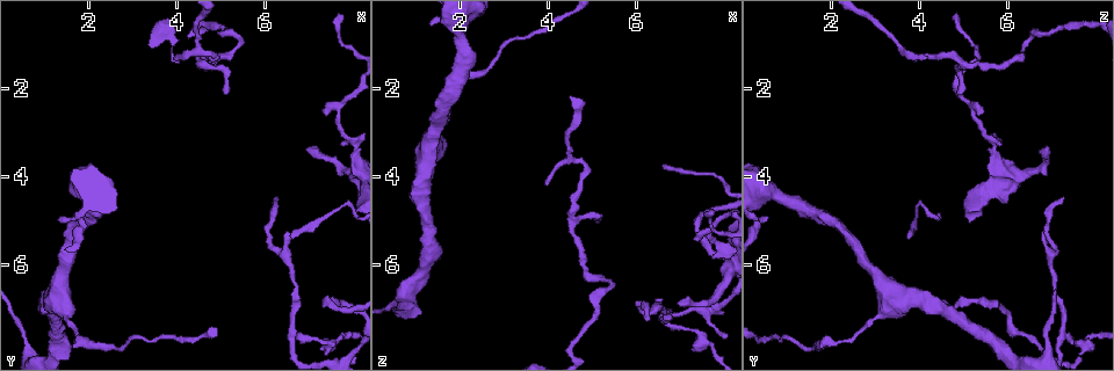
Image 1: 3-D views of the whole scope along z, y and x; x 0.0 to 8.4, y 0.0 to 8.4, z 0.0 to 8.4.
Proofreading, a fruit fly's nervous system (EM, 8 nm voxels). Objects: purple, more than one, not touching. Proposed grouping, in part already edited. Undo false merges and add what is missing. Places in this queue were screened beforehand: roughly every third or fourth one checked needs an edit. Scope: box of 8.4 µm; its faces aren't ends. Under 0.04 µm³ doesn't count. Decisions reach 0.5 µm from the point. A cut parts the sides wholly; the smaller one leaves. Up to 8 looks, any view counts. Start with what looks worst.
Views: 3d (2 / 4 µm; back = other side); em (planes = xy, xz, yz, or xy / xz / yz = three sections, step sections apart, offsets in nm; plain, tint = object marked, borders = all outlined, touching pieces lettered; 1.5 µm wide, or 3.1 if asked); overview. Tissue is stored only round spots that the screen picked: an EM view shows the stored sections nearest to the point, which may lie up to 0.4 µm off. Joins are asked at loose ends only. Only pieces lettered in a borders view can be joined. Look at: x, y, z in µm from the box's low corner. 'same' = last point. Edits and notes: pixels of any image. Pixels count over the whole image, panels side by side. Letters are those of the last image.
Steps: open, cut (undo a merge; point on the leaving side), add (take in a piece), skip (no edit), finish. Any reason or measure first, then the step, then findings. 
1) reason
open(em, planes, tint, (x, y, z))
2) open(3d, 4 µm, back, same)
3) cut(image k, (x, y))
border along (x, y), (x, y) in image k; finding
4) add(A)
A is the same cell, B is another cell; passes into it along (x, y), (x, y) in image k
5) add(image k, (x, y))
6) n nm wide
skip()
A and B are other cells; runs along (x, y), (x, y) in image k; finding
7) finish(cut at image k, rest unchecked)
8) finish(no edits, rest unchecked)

three-way junction
open(em, xy, step 4, tint, (6.65, 7.60, 7.20))

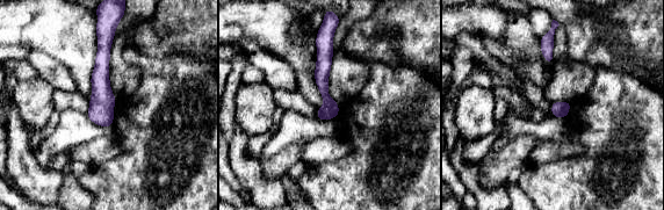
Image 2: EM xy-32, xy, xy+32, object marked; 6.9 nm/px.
open(em, planes, borders, same)

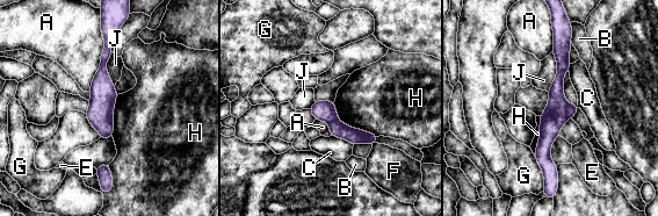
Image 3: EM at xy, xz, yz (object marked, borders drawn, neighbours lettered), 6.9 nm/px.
cut(image 3, (572, 109))
A, B, C, E, F, G, H and J are other cells; the part that leaves runs along (332, 126), (353, 136), (374, 138) in image 3; a second neuron is stuck on

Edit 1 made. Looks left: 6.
redraw
open(overview)

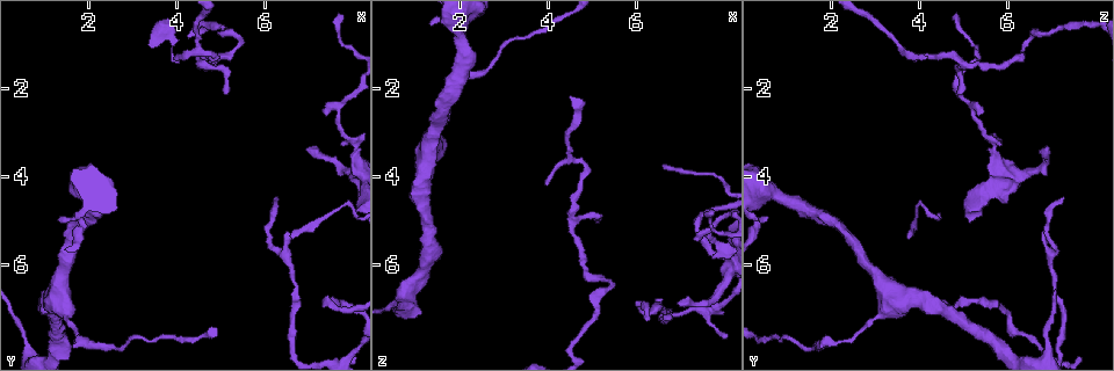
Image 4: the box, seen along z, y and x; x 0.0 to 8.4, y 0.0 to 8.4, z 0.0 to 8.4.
free end
open(em, xz, step 4, borders, (5.10, 2.10, 4.85))

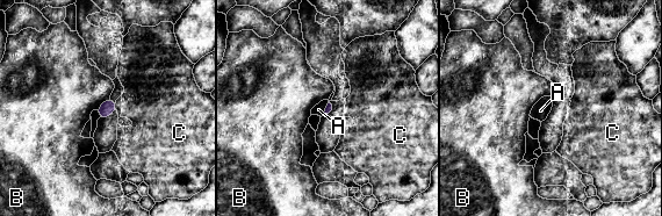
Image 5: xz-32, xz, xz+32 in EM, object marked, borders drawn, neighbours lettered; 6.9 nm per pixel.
open(em, yz, step 8, borders, same)

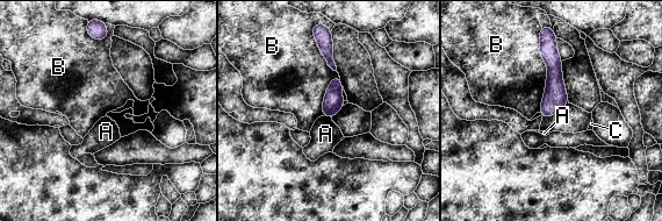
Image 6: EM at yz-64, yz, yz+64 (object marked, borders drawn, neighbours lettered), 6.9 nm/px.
skip()
A, B and C are other cells; runs along (545, 42), (554, 63), (549, 113) in image 6; none of them fits

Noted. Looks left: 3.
branch stops here
open(3d, 2 µm, (7.30, 2.55, 5.40))

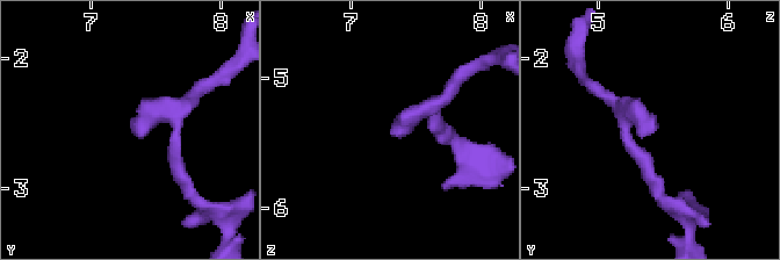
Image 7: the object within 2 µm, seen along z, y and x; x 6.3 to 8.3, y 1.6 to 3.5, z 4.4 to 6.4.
need the tissue
open(em, xy, step 8, tint, (7.32, 2.58, 5.44))

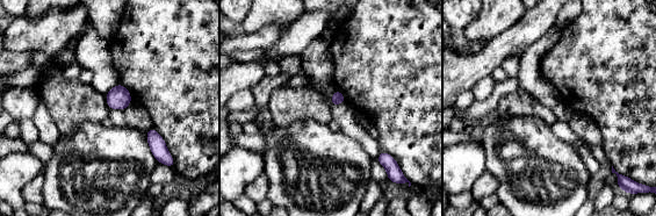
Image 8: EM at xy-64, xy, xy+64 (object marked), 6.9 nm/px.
another direction
open(em, planes, borders, same)

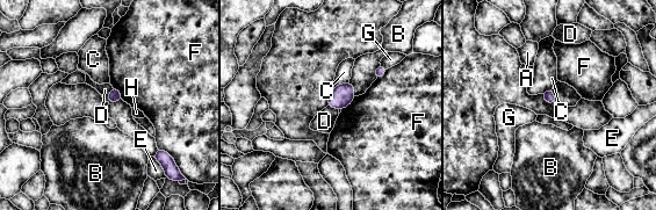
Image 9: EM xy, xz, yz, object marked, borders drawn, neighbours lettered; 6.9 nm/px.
F touches over 140 nm
skip()
A, B, C, D, E, F, G and H are other cells; border along (112, 86), (106, 101) in image 9; no lettered piece goes on from it

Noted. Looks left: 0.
finish(cut at image 3, rest unchecked)

